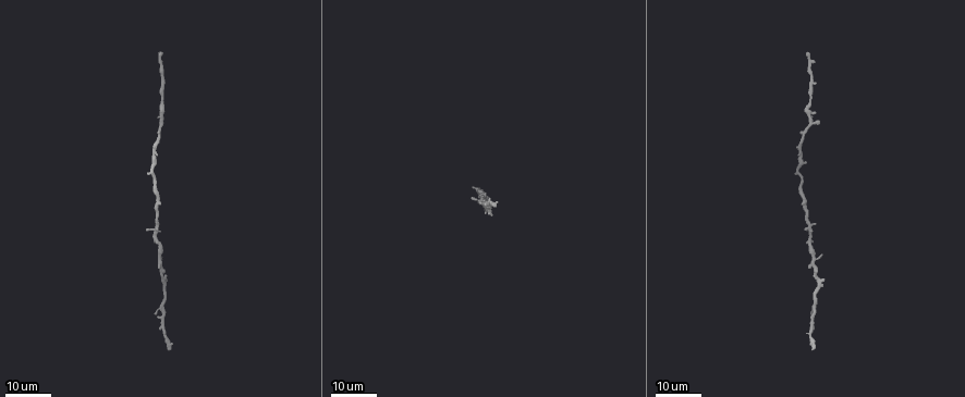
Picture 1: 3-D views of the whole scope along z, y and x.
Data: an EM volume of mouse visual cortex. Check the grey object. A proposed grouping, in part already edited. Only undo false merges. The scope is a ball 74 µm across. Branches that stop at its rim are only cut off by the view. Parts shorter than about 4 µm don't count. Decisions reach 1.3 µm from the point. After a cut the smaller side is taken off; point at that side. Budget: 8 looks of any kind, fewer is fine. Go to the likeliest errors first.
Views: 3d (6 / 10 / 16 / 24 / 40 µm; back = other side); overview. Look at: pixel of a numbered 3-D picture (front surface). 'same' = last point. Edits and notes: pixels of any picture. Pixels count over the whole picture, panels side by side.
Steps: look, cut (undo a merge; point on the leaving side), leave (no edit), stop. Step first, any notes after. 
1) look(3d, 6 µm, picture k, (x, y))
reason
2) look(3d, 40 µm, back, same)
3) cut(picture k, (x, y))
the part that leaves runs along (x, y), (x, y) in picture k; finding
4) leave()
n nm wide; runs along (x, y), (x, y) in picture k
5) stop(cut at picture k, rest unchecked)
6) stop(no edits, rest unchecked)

look(3d, 24 µm, picture 1, (151, 171))
three-way junction

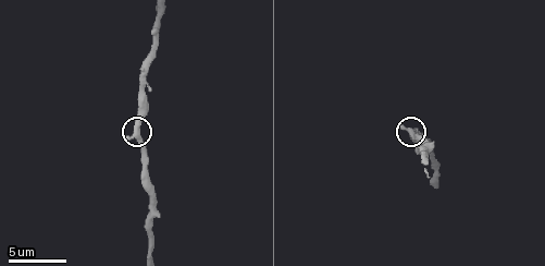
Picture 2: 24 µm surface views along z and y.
look(3d, 10 µm, picture 2, (139, 131))

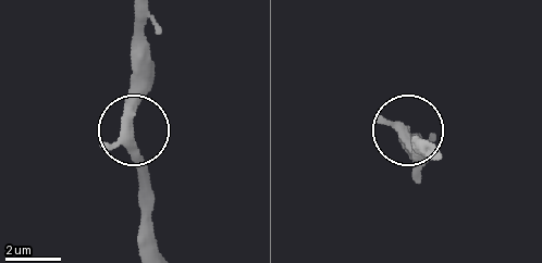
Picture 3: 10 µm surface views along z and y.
look(3d, 6 µm, picture 3, (127, 134))
closer look

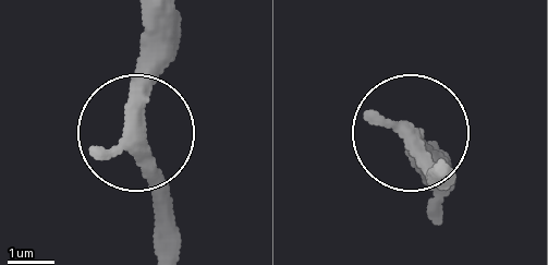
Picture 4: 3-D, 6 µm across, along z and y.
leave()
runs along (163, 250), (163, 191), (139, 120), (139, 19) in picture 4; continuous, no second neuron

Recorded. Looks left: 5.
look(3d, 16 µm, picture 1, (810, 86))
three-way junction

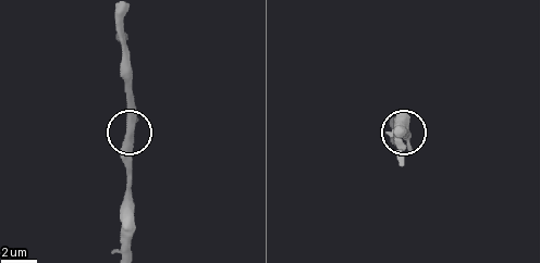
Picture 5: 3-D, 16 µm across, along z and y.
look(3d, 10 µm, picture 5, (128, 123))

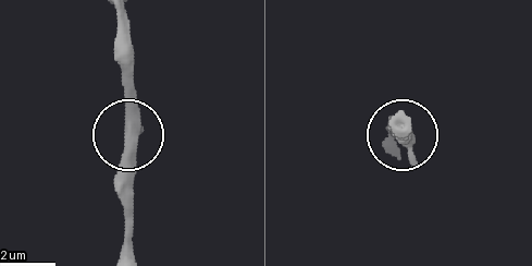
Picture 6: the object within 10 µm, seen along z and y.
leave()
3 arms; continuous, no second neuron

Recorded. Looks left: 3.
look(3d, 24 µm, picture 1, (808, 107))

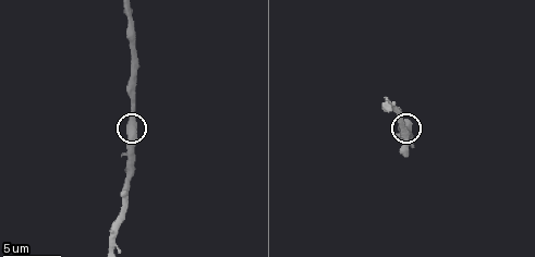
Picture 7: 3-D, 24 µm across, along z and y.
look(3d, 6 µm, picture 7, (132, 134))
zoom in

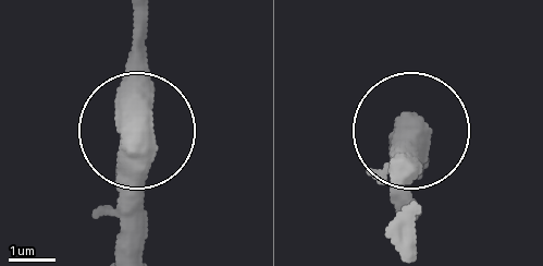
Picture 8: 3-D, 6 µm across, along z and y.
leave()
continuous, no second neuron

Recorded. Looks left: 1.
stop(no edits, rest unchecked)

